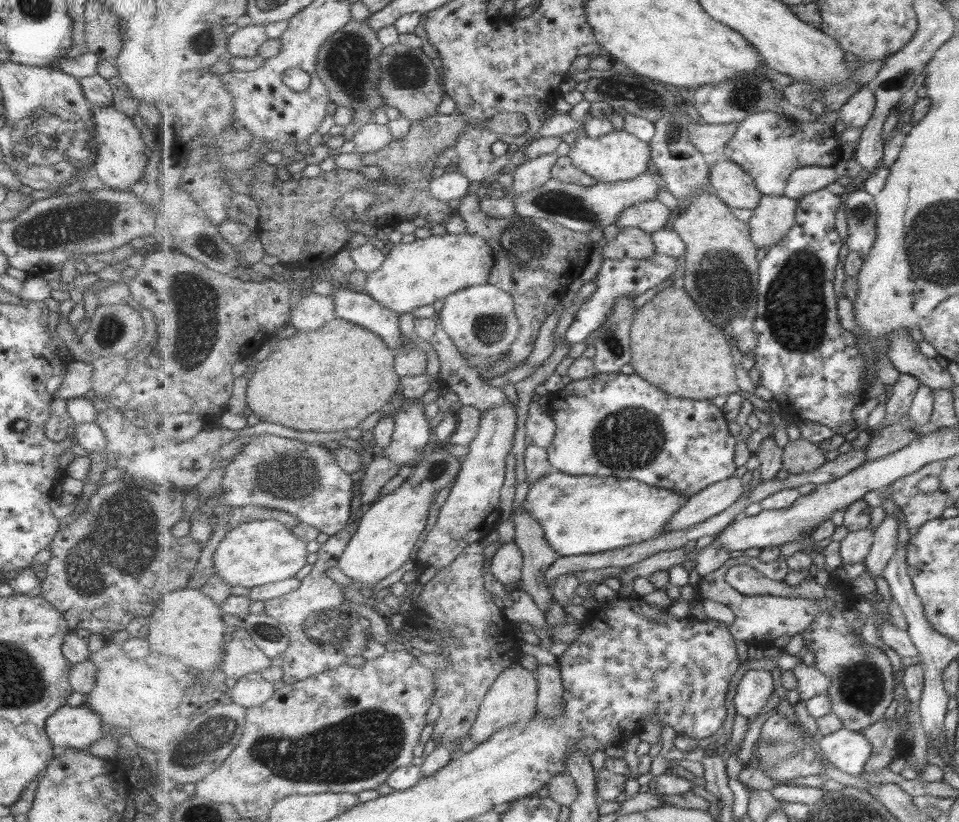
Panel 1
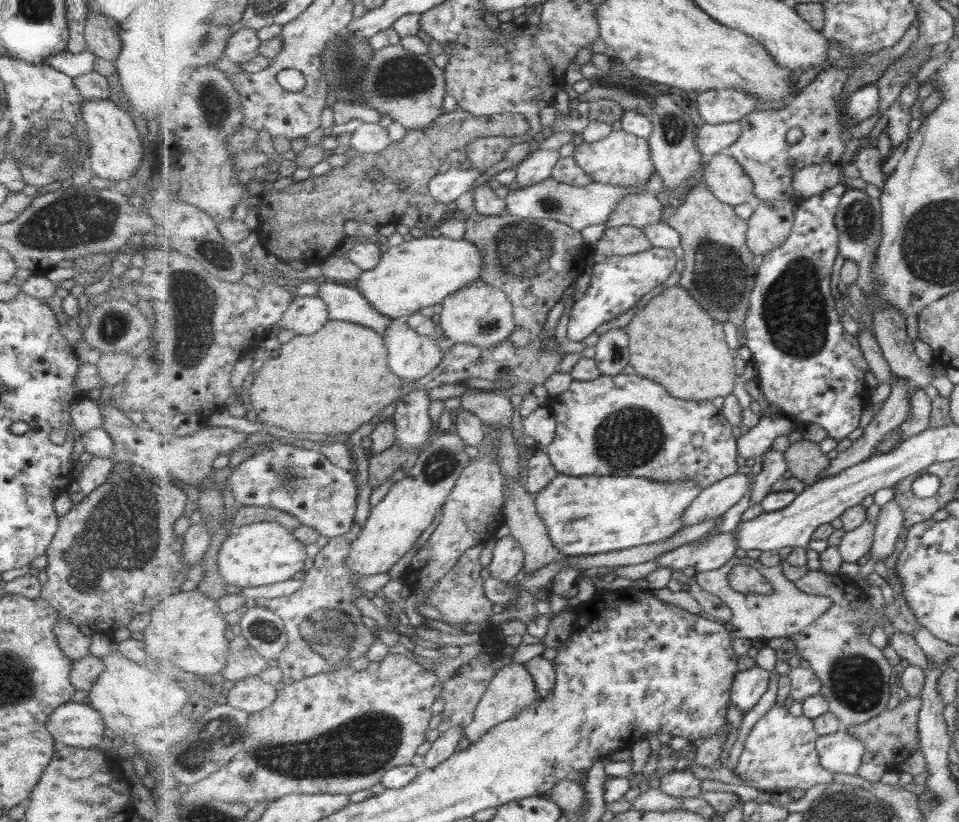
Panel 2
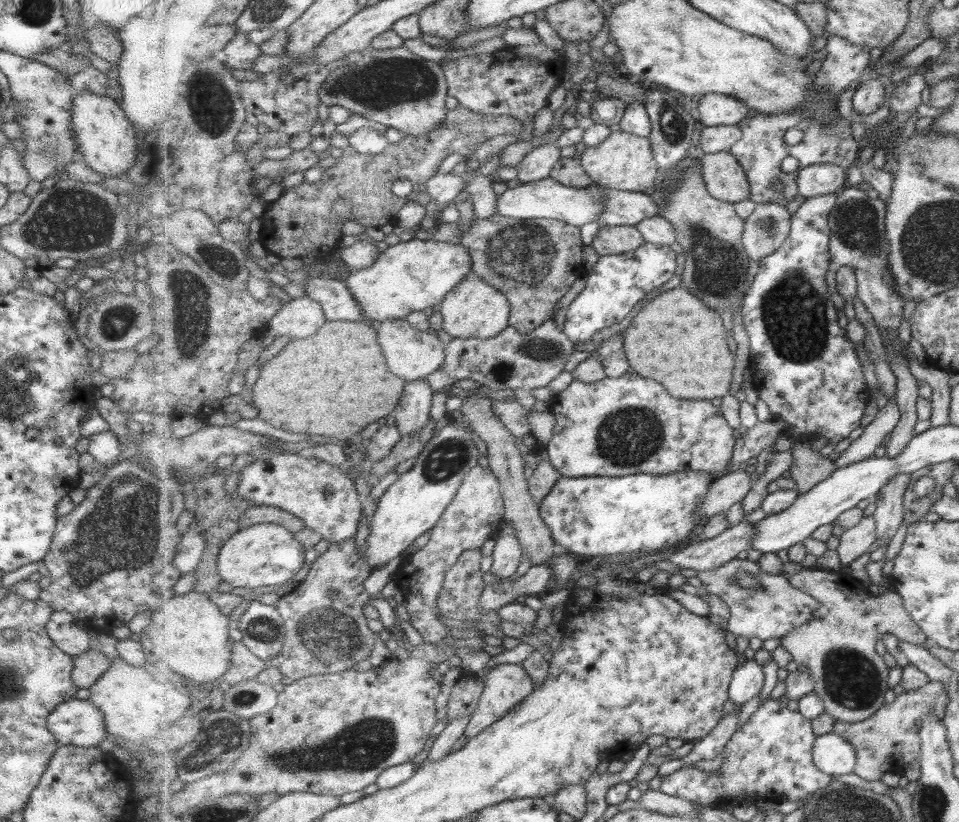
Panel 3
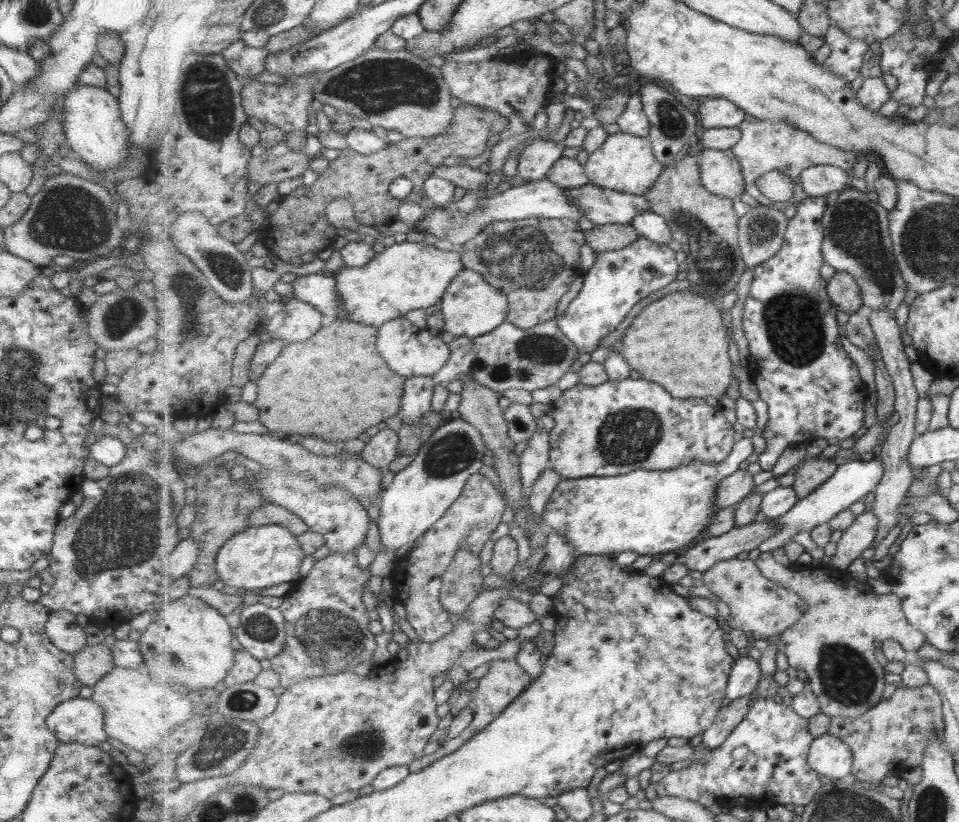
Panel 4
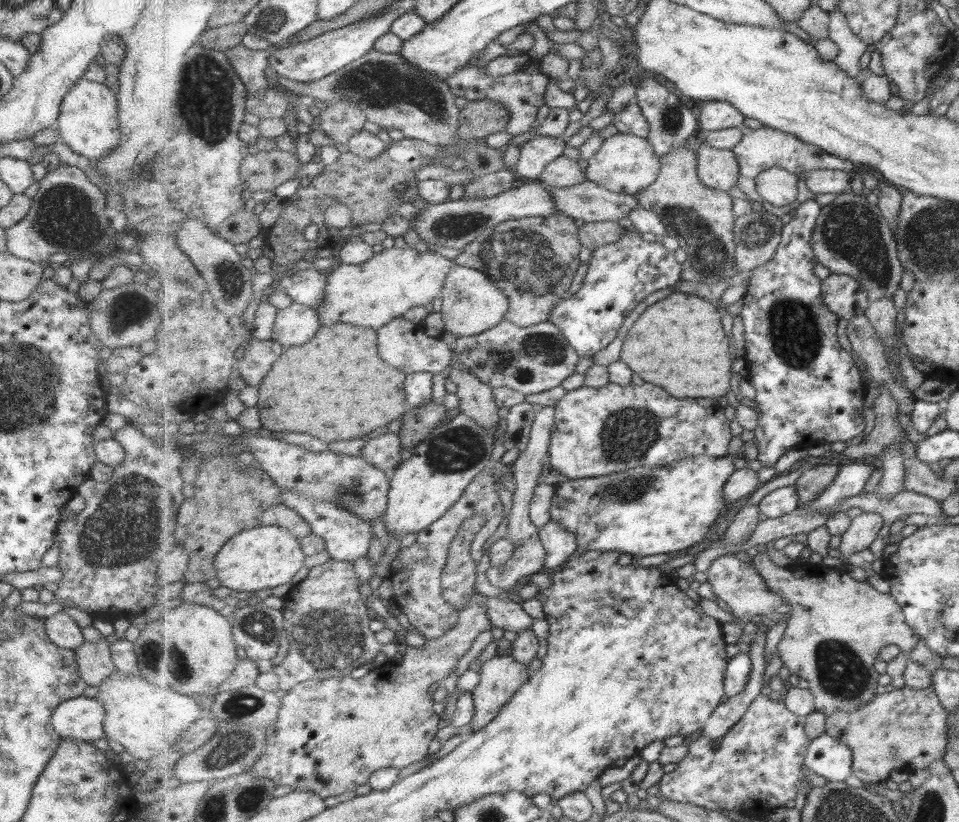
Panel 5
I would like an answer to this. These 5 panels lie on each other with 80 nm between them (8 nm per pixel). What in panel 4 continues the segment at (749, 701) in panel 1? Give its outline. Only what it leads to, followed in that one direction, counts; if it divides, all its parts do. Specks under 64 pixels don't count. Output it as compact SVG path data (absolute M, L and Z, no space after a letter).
M749 655L739 656L734 662L730 674L727 697L735 700L751 696L751 694L755 693L755 690L757 691L759 680L763 677L758 660L754 660Z

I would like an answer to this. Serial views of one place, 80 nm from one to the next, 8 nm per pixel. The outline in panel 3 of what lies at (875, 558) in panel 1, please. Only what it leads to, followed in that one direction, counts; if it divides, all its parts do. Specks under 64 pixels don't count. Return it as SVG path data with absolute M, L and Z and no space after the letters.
M897 474L895 478L889 480L889 484L880 490L879 499L876 502L872 515L875 518L875 536L877 536L877 546L886 548L896 538L899 526L904 523L904 494L911 490L911 474Z

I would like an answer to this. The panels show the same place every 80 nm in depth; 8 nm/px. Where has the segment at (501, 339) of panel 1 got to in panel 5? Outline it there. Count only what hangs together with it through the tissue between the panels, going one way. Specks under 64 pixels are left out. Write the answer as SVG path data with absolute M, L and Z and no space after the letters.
M455 265L442 288L441 311L446 330L458 337L481 334L503 319L510 307L510 298L486 273L468 266Z

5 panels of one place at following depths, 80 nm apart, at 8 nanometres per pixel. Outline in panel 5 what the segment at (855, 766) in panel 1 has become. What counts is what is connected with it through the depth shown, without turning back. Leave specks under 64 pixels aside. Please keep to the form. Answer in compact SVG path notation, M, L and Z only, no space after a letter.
M825 732L811 741L804 764L827 781L843 782L854 772L854 755L842 740Z

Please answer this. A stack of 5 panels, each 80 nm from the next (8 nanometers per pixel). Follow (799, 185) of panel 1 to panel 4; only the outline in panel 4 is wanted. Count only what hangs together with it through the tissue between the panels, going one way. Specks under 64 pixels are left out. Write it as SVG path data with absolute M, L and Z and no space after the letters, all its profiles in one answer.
M831 164L806 168L800 174L803 188L810 197L827 196L829 192L843 192L851 187L848 171Z

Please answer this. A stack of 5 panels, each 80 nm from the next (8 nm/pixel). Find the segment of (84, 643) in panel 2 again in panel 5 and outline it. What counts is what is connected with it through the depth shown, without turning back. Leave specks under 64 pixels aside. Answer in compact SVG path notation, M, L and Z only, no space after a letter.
M62 612L44 619L44 634L55 646L71 650L84 641L79 625Z

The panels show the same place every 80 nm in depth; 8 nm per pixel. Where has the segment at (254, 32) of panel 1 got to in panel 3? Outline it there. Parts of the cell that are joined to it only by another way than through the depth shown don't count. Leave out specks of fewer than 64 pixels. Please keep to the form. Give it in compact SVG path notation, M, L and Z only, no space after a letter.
M239 32L224 48L221 56L228 69L252 71L261 55L262 48L247 38L246 33Z

